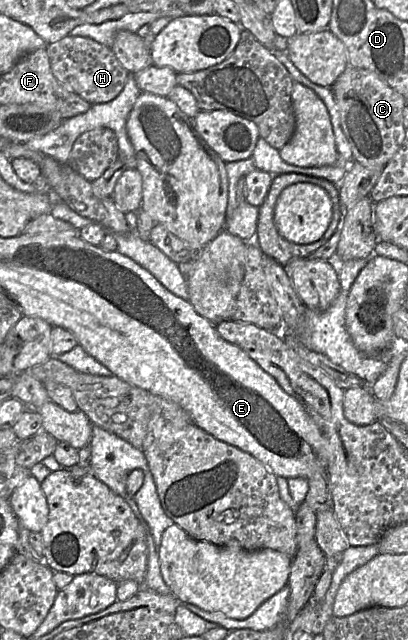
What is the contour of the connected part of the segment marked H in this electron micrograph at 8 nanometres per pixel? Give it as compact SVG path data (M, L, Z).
M66 36L47 45L54 77L91 105L115 99L125 86L129 73L117 60L111 48L81 36Z

